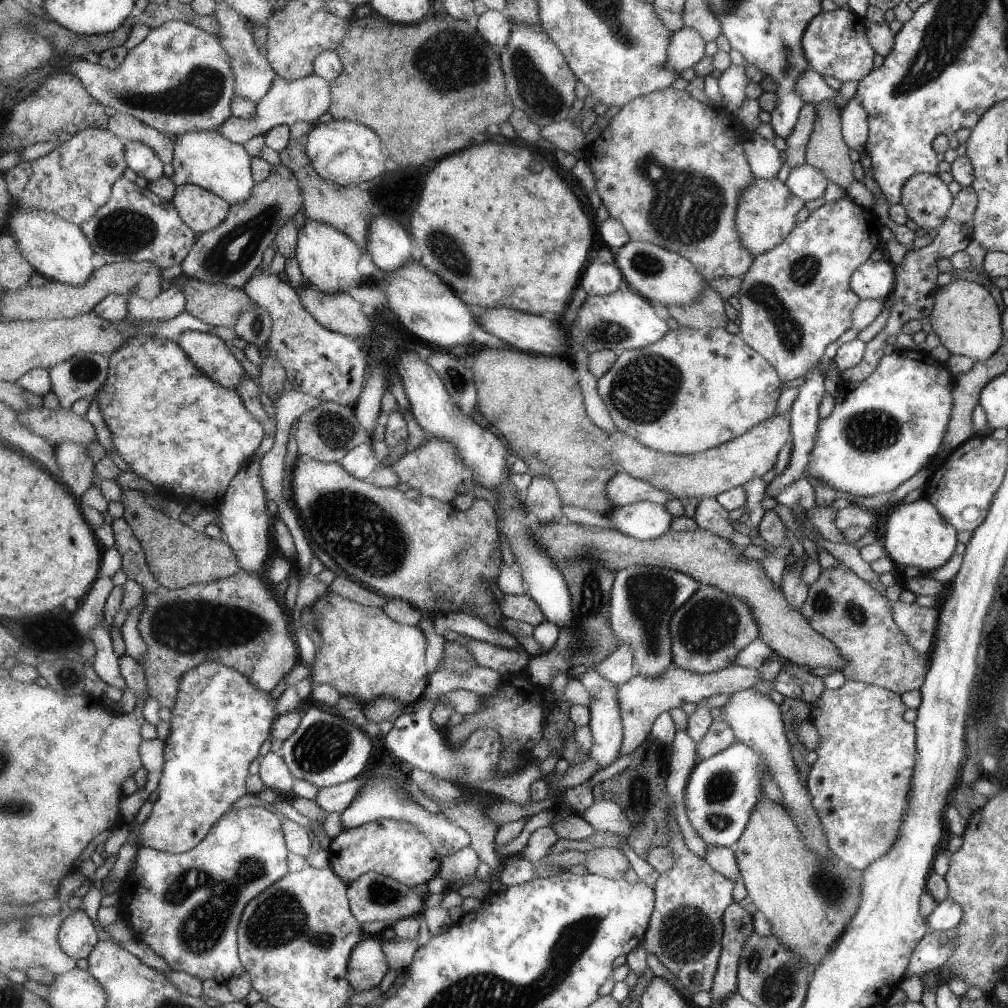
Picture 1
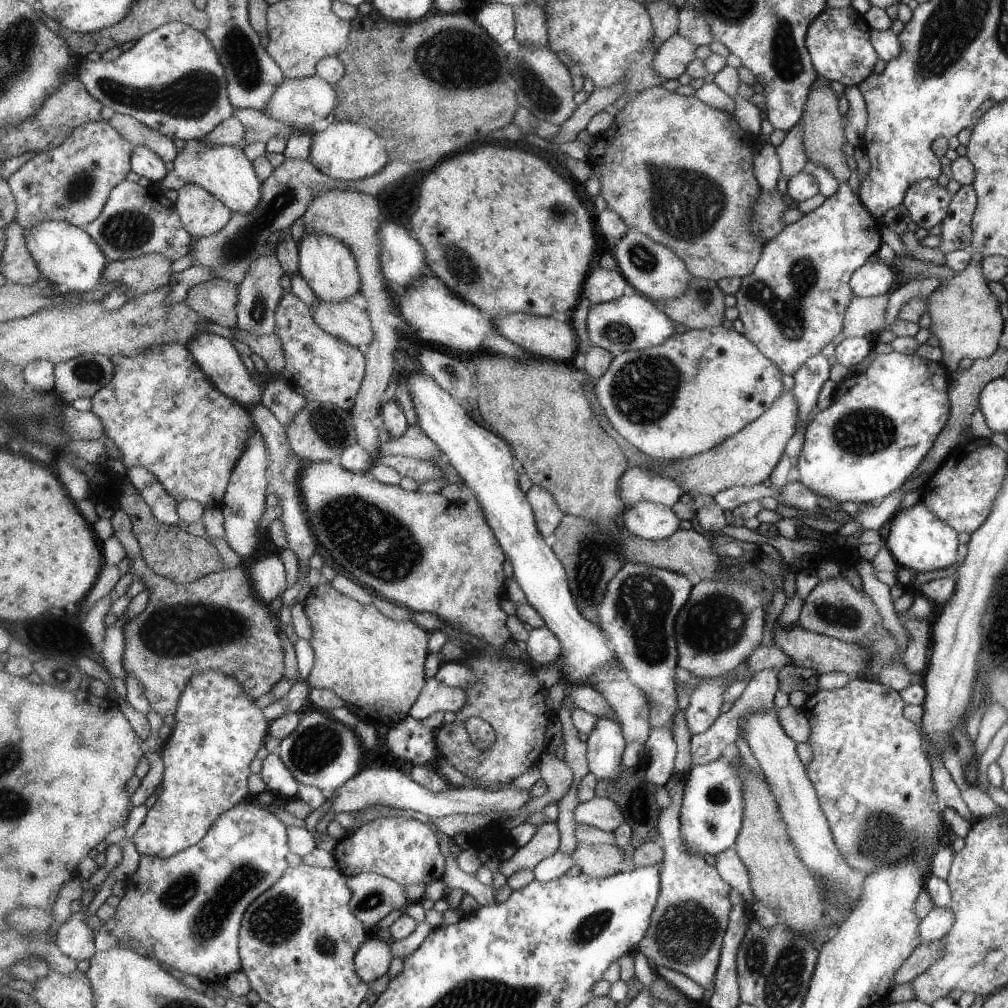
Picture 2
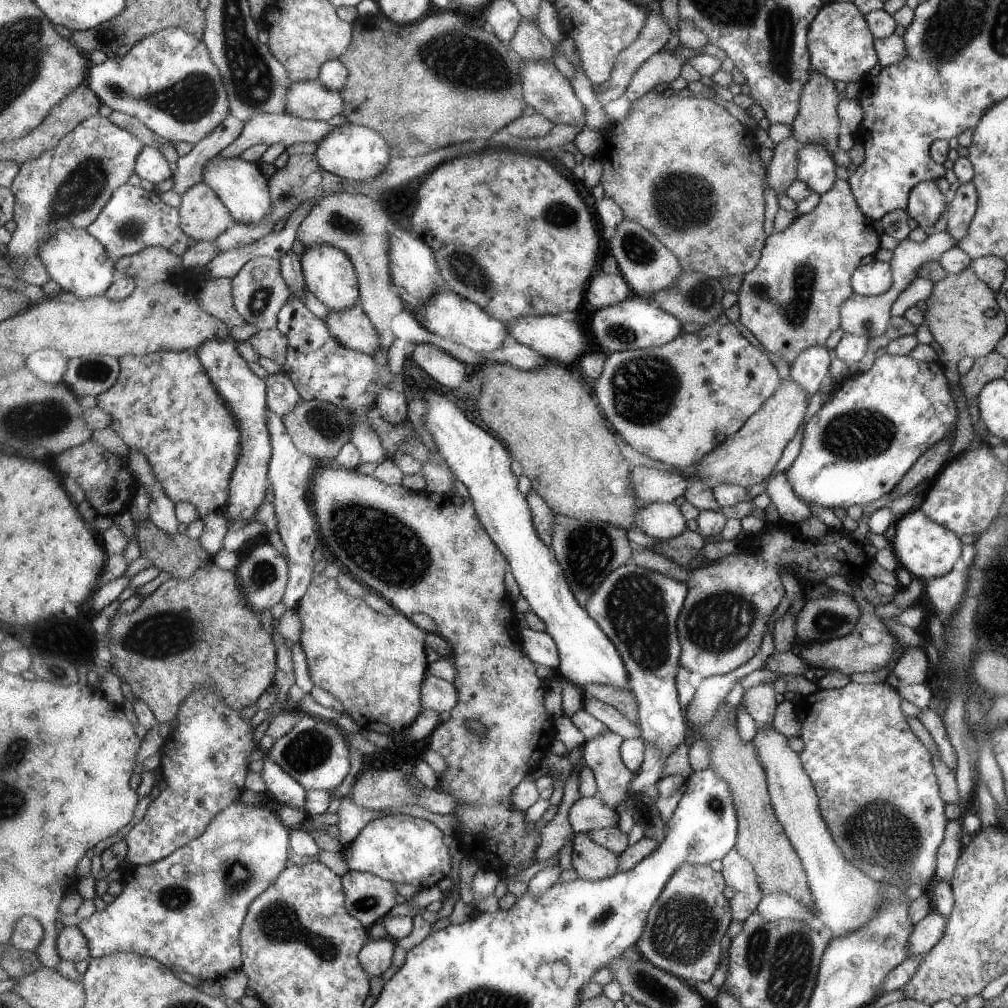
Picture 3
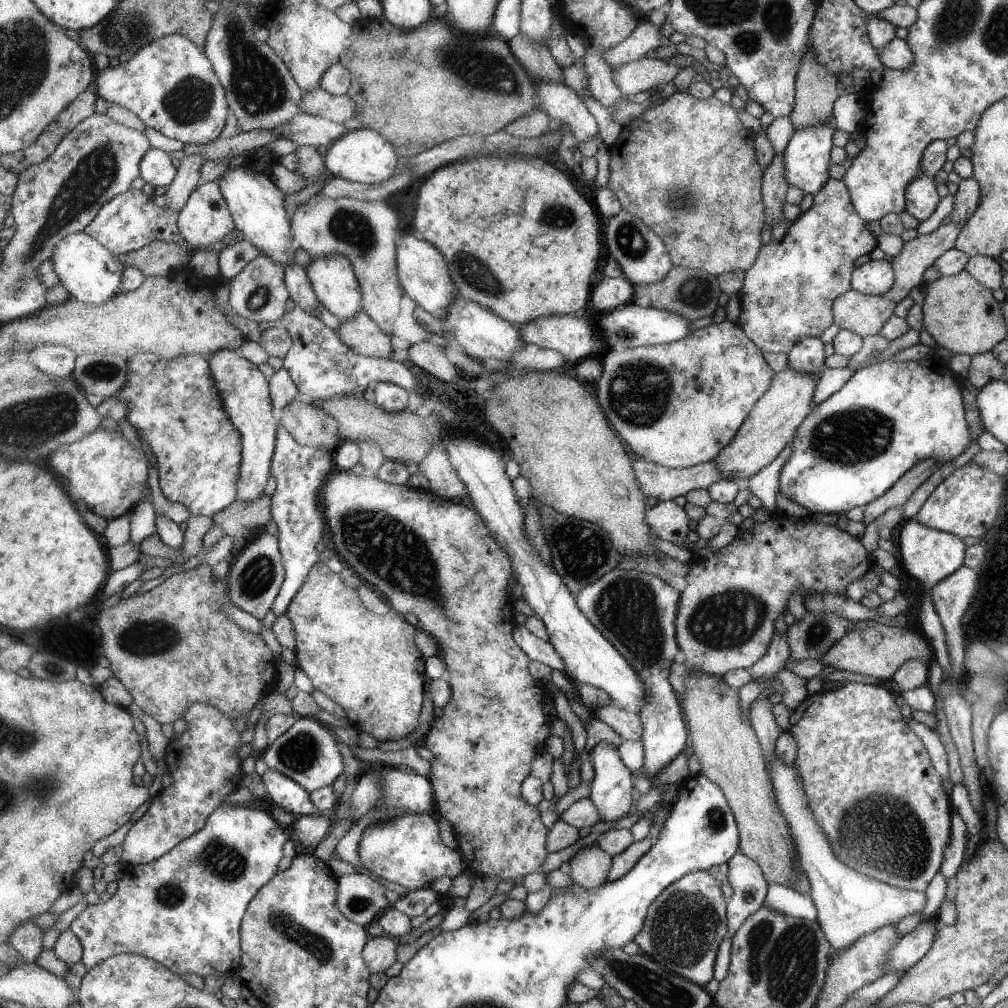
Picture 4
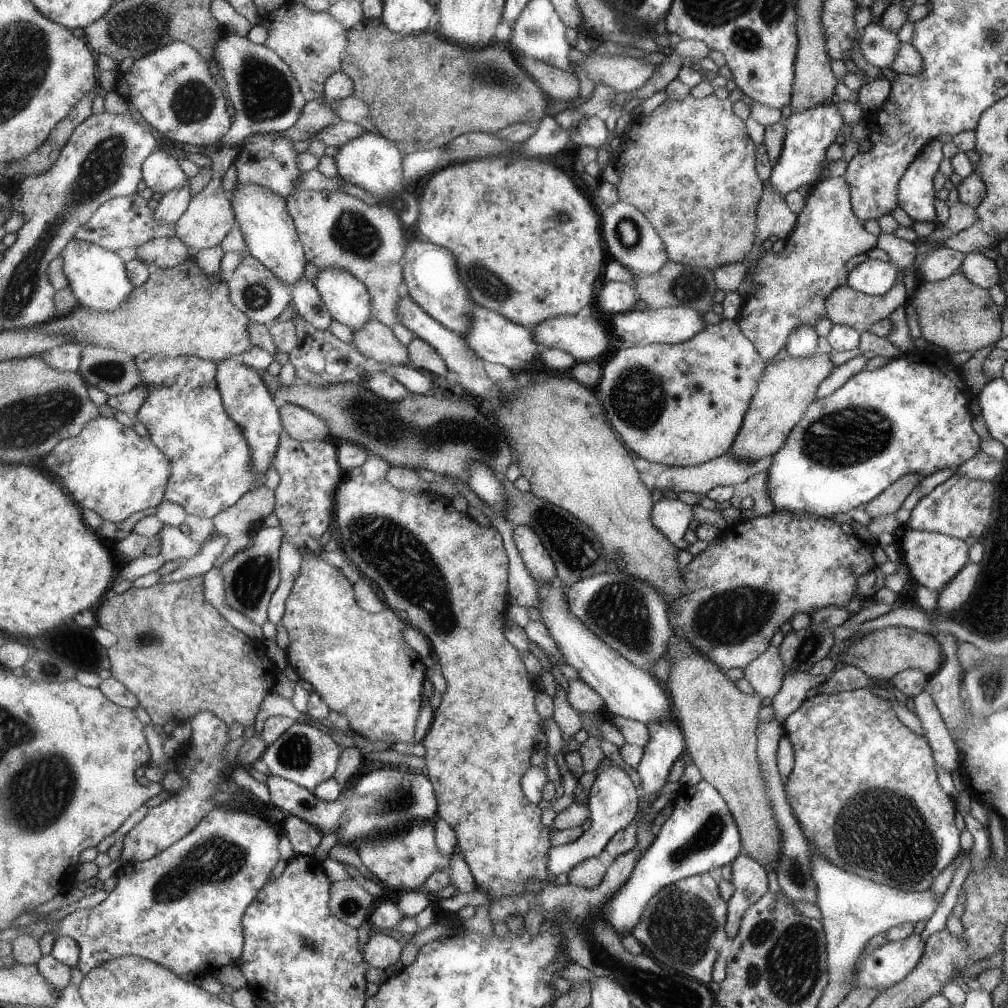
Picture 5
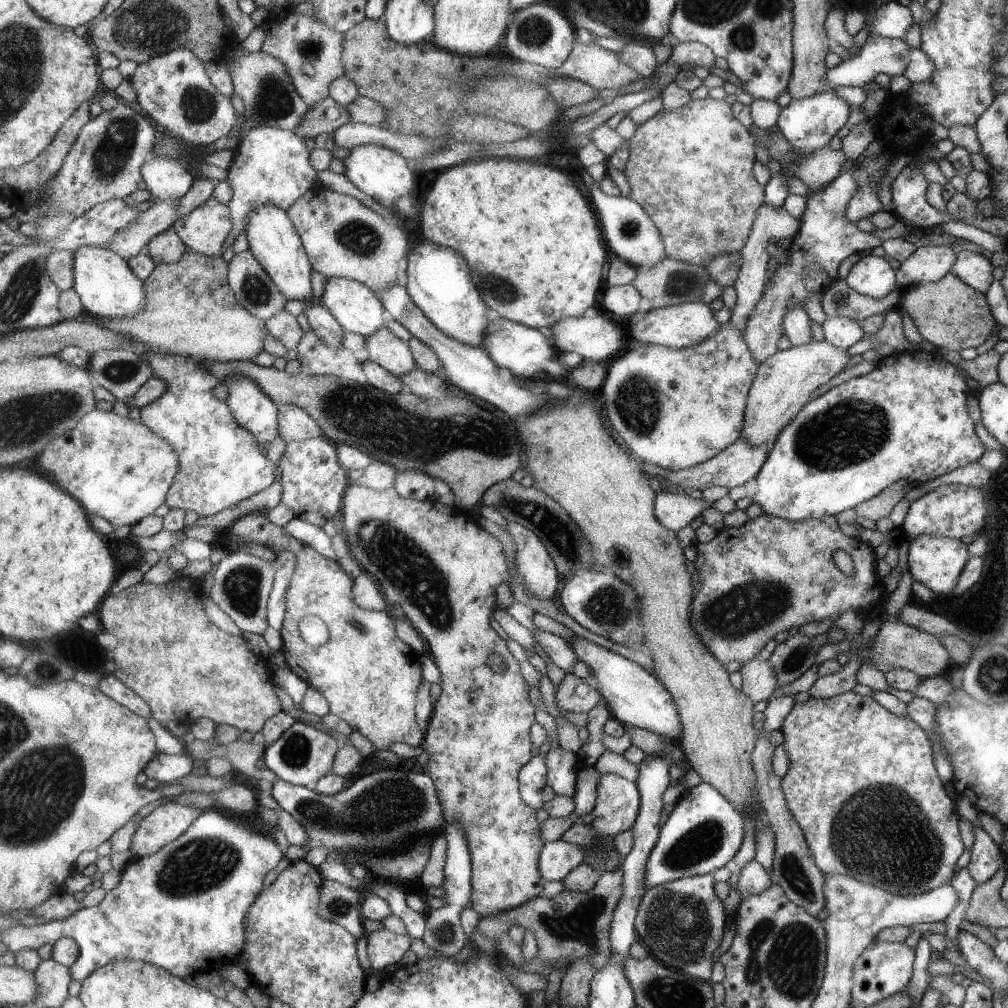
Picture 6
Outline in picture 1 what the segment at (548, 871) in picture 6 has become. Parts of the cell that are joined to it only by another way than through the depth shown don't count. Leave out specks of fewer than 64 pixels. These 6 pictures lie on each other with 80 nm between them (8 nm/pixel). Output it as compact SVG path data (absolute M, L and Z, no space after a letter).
M588 669L581 674L579 680L591 693L591 696L595 698L590 704L592 719L589 726L593 732L593 744L589 756L600 762L601 772L603 768L615 762L615 758L619 756L621 744L623 744L623 720L621 720L621 705L618 695L620 688L607 678L603 678L597 670L592 669Z

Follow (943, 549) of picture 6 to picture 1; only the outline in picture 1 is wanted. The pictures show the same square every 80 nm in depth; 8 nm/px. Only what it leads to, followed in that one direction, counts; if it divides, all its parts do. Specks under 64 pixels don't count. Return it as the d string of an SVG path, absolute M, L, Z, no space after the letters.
M924 497L909 503L897 503L886 513L885 534L880 540L883 551L894 563L918 568L922 574L934 570L949 560L955 548L953 525L937 512L937 509Z

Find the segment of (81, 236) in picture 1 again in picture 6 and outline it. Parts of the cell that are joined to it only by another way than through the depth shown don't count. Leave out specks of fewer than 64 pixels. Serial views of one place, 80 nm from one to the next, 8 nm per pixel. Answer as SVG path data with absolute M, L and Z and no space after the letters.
M85 246L75 251L75 290L79 292L86 314L101 319L135 318L145 312L148 293L145 292L147 281L141 280L133 272L127 259L105 247Z

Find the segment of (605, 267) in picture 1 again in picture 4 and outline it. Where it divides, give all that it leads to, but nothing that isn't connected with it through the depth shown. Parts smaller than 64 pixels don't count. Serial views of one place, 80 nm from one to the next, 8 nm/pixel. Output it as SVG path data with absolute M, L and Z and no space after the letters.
M599 277L590 300L590 311L595 315L612 311L633 301L635 285L623 277Z

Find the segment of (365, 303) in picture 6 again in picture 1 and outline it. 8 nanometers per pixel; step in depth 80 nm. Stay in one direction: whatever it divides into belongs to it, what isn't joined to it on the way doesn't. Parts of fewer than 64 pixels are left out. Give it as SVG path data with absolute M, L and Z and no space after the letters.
M307 219L305 226L298 231L298 249L296 257L309 284L323 292L345 291L347 286L364 284L365 277L357 270L363 256L360 244L346 232L325 221Z

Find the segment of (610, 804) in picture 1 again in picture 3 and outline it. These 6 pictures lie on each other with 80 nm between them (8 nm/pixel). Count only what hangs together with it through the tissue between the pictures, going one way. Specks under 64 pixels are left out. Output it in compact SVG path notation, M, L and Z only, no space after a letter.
M599 795L583 797L570 807L570 823L572 829L590 833L593 829L617 827L619 822L618 810L606 803Z

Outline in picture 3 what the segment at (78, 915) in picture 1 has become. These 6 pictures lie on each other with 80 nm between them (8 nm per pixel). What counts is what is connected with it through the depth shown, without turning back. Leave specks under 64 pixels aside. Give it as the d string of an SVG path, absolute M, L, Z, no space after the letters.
M79 925L66 926L55 935L56 939L53 940L53 943L57 944L62 959L74 963L90 960L90 944Z

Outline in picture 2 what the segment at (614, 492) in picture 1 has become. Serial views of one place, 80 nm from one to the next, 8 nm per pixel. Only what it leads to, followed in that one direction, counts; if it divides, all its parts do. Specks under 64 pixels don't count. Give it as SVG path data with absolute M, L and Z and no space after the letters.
M631 467L620 478L619 494L628 508L641 501L672 507L683 496L685 488L675 479L662 477L649 468Z

